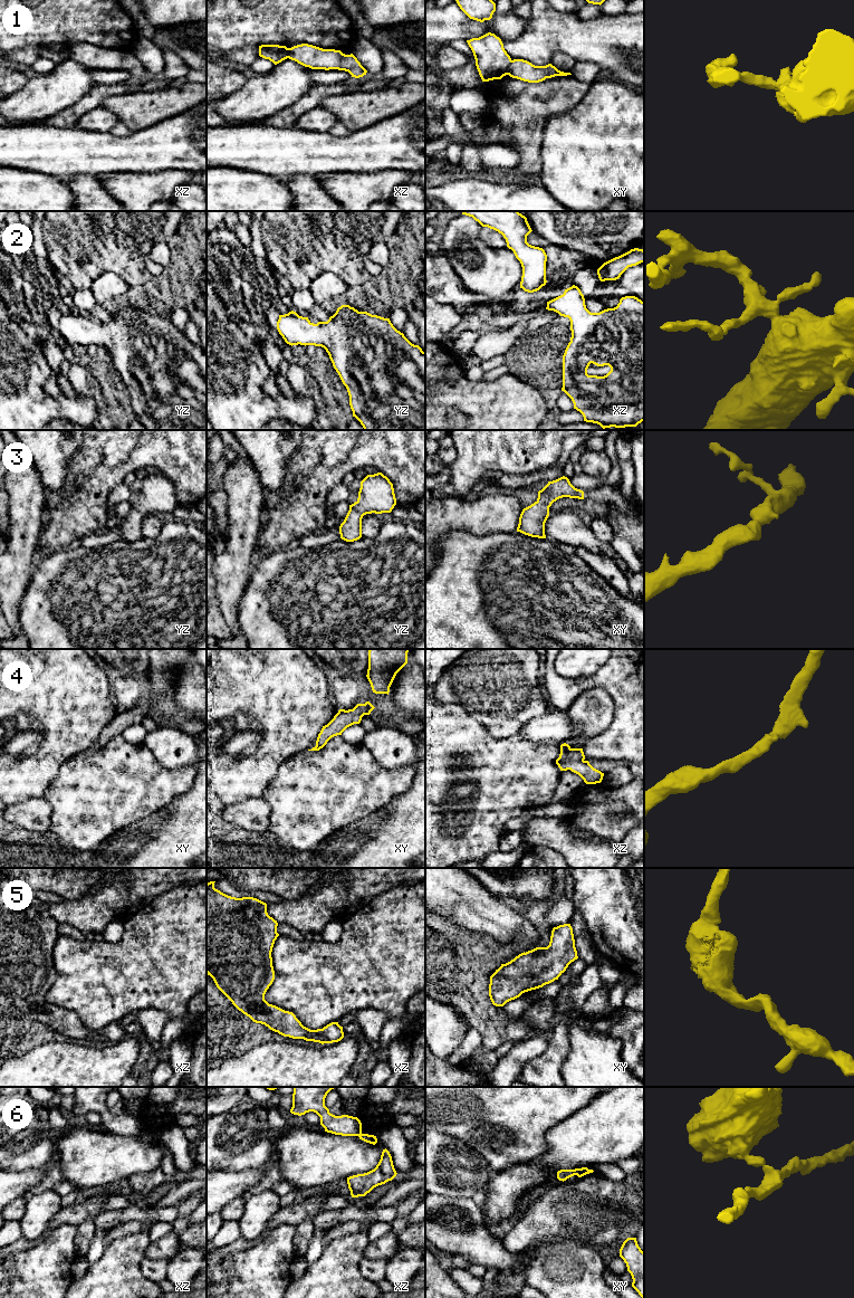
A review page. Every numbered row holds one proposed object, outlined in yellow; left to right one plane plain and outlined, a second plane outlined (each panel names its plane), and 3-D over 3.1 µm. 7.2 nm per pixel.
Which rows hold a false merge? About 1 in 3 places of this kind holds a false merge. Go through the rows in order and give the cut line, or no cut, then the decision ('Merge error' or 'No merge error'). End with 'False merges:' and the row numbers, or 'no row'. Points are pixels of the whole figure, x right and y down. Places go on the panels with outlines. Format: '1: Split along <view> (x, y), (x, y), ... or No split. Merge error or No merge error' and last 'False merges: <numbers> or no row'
1: Split along xy (511, 60), (506, 74). Merge error
2: No split. No merge error
3: No split. No merge error
4: No split. No merge error
5: No split. No merge error
6: Split along xy (578, 1168), (576, 1174). Merge error
False merges: 1, 6

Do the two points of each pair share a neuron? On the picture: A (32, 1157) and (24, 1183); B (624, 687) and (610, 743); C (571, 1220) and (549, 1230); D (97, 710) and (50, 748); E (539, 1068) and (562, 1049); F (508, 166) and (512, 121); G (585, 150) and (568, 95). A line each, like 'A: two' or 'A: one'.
A: two
B: one
C: one
D: one
E: one
F: two
G: two

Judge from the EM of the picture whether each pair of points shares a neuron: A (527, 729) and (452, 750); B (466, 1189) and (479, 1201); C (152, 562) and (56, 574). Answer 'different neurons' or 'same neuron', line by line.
A: different neurons
B: different neurons
C: same neuron

